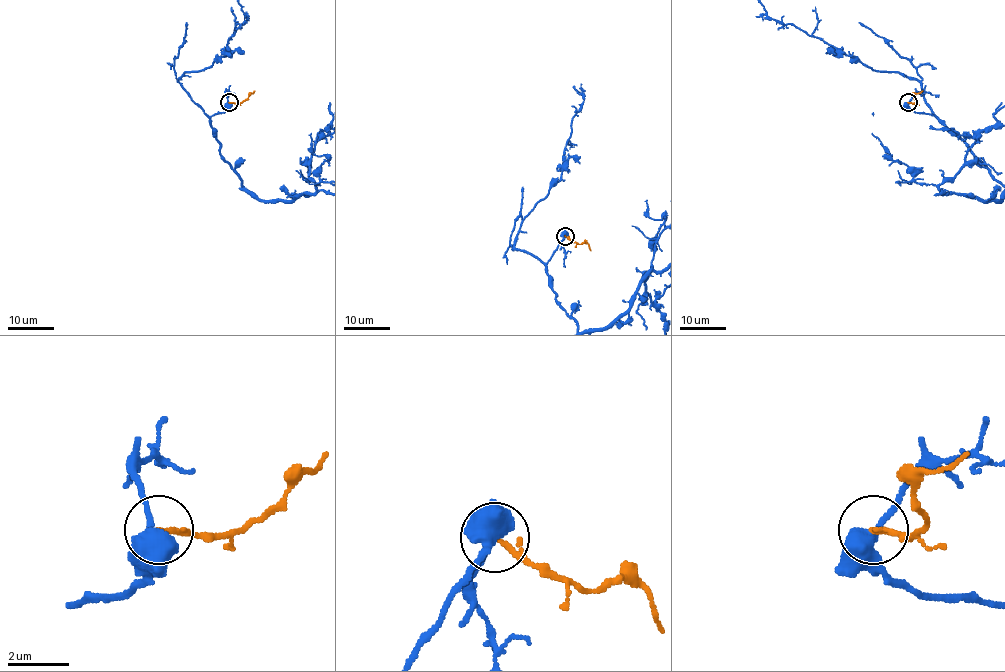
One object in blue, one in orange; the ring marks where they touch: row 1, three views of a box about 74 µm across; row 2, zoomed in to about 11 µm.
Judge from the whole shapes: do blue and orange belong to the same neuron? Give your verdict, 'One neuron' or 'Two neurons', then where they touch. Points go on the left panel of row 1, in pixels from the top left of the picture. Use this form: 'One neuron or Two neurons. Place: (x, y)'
Two neurons. Place: (229, 102)

